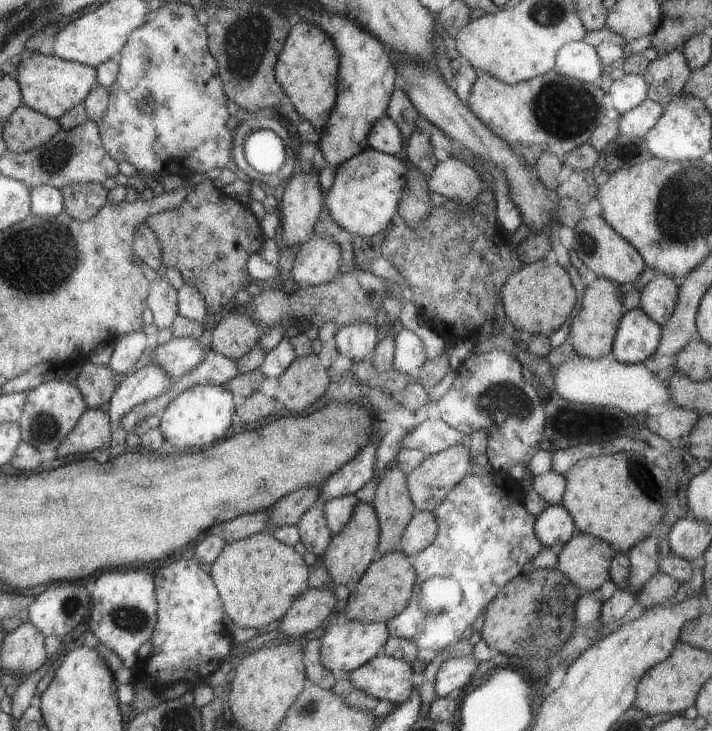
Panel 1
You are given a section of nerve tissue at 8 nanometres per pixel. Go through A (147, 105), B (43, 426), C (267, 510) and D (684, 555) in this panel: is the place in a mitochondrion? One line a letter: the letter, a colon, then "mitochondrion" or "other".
A: mitochondrion
B: mitochondrion
C: other
D: other

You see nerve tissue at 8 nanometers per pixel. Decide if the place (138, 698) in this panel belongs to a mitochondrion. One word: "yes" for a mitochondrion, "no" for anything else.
no

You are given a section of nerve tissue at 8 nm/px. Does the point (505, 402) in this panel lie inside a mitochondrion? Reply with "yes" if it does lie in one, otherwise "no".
yes

